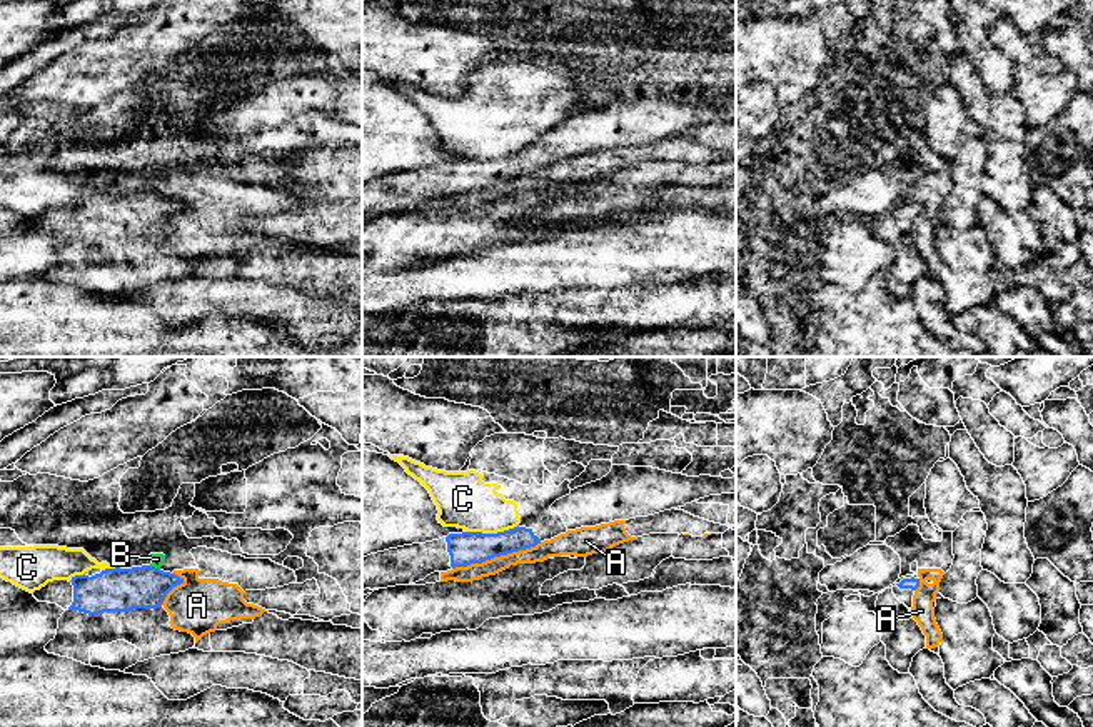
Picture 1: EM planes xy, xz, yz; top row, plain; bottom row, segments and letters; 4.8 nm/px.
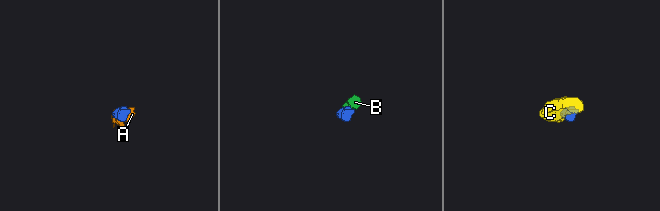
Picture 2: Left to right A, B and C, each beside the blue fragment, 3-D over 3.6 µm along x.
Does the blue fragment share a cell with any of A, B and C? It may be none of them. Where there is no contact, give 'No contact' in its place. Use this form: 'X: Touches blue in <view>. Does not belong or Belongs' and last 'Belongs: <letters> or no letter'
A: Touches blue in xz. Does not belong
B: Touches blue in xy. Does not belong
C: Touches blue in xz. Does not belong
Belongs: no letter

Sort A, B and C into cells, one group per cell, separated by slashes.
A B / C

